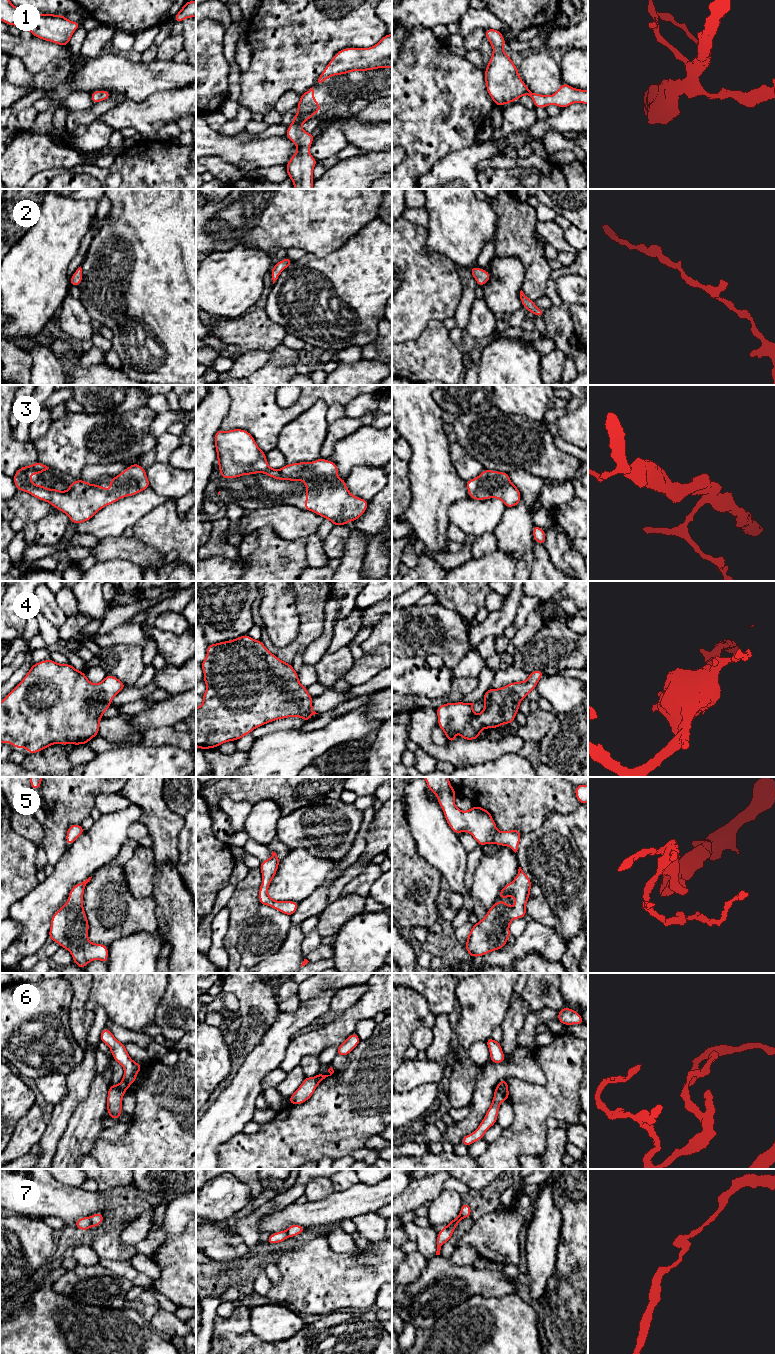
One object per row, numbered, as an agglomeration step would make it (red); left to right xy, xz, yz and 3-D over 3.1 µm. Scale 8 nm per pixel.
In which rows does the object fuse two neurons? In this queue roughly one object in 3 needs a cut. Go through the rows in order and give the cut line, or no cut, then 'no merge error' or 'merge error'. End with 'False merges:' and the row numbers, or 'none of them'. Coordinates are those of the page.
1: cut none; no merge error
2: cut none; no merge error
3: cut none; no merge error
4: cut none; no merge error
5: cut none; no merge error
6: cut xy (118, 1085), (124, 1090); merge error
7: cut xy (89, 1217), (91, 1224); merge error
False merges: 6, 7

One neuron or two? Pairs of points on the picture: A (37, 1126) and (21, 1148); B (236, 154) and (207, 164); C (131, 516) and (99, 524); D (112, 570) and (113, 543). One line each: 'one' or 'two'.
A: one
B: two
C: one
D: two

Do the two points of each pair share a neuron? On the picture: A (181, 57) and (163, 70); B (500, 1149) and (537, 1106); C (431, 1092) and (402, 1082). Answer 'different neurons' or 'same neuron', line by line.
A: different neurons
B: same neuron
C: different neurons

